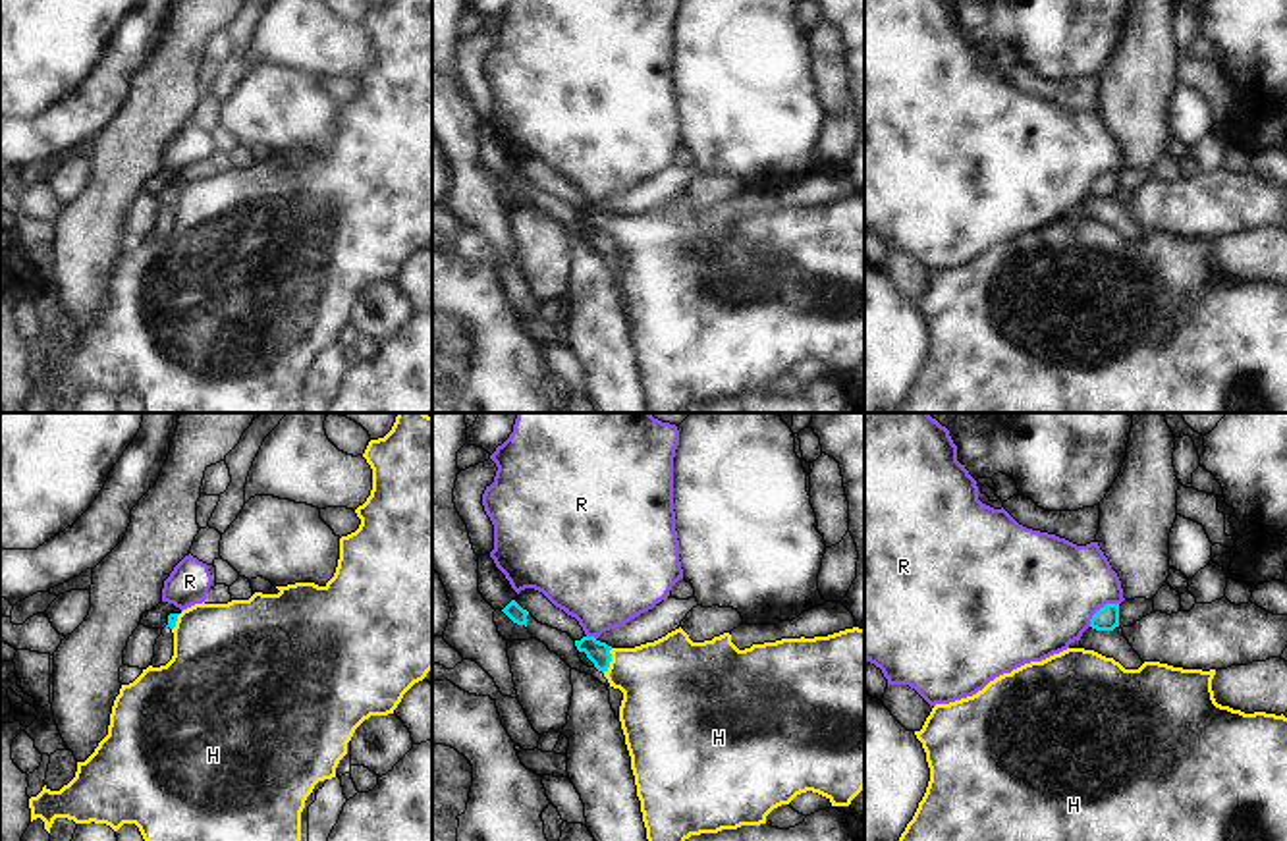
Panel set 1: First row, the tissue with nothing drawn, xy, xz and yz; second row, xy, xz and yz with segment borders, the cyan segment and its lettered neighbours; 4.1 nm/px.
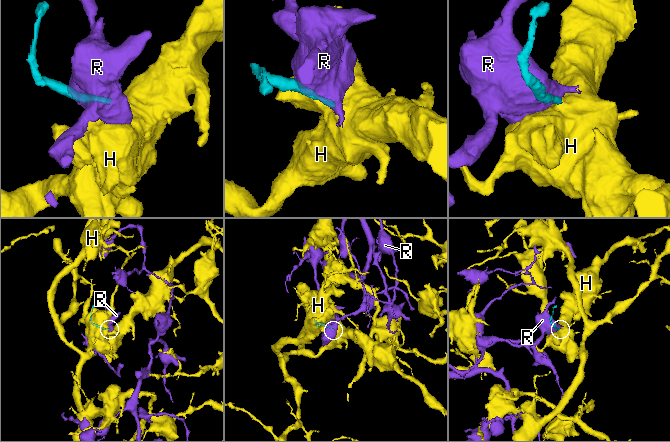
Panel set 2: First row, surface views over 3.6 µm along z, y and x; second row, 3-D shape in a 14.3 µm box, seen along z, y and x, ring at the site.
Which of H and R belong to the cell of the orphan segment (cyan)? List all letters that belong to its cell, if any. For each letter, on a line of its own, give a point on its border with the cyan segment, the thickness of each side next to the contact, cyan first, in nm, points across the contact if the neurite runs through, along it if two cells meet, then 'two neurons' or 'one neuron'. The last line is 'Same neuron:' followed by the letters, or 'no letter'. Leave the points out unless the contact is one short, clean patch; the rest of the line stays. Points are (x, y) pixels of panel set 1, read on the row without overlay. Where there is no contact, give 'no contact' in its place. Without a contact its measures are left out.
H: meets cyan in xz at (610, 228); 100 nm thick on the cyan side, 360 nm on the other; runs through xz (599, 220), (610, 228), (658, 245), (664, 251); one neuron
R: meets cyan in yz at (1100, 176); 100 nm thick on the cyan side, 460 nm on the other; two neurons
Same neuron: H

